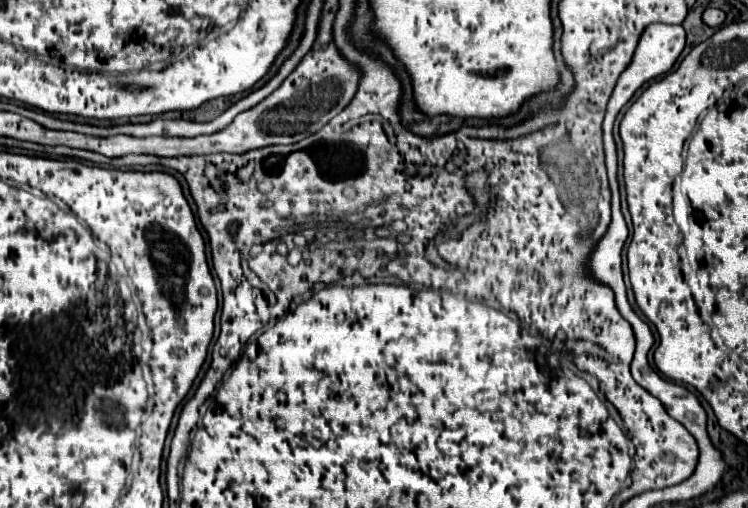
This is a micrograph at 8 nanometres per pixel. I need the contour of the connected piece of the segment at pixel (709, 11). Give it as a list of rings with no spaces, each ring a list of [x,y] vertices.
[[[706,8],[706,12],[704,12],[704,22],[708,26],[716,26],[718,28],[718,26],[722,26],[724,18],[726,18],[726,14],[722,10],[718,10],[718,8]]]

